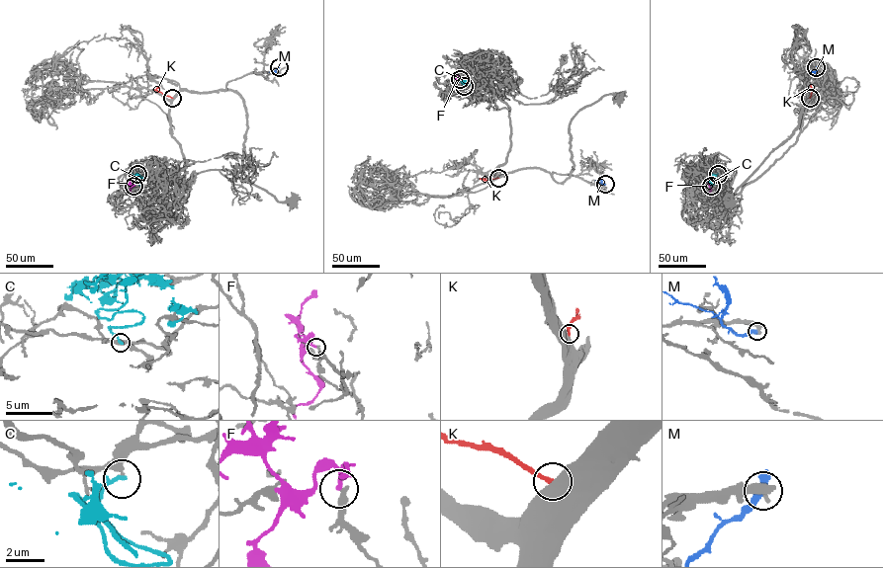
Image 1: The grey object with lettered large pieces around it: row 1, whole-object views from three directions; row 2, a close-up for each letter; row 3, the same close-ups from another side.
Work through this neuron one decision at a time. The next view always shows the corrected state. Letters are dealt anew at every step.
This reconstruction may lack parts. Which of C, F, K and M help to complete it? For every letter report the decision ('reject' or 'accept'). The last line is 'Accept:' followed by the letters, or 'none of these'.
C: reject
F: reject
K: reject
M: reject
Accept: none of these

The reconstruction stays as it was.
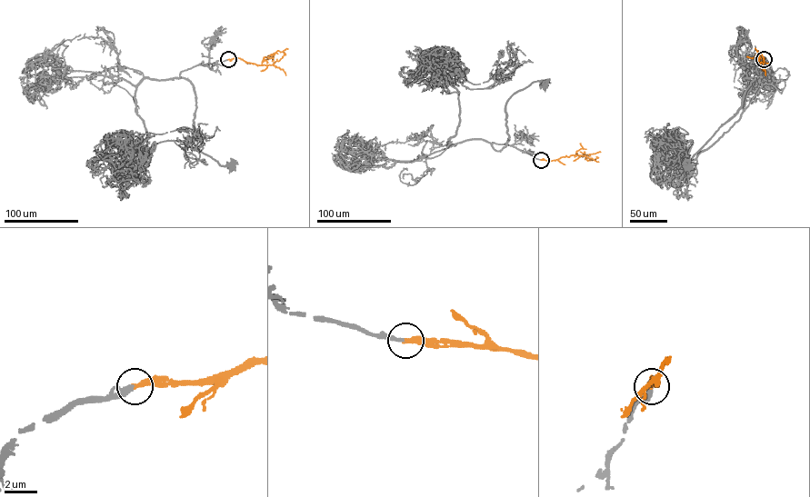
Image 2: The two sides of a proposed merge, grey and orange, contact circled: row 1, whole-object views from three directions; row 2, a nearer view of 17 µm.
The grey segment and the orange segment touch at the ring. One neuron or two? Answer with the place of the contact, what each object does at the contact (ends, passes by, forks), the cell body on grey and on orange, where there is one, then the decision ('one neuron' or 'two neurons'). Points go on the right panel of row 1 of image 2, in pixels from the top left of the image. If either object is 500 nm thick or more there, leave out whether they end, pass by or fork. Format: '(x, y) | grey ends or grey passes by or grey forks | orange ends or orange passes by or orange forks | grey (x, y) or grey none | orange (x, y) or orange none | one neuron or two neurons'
(764, 59) | grey ends | orange ends | grey (686, 165) | orange none | one neuron

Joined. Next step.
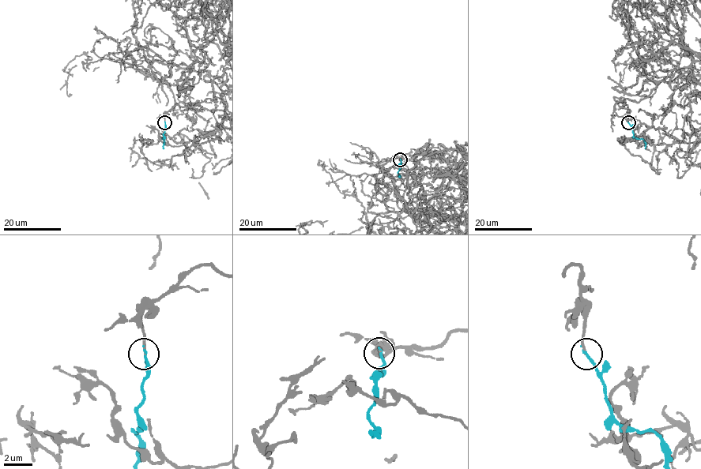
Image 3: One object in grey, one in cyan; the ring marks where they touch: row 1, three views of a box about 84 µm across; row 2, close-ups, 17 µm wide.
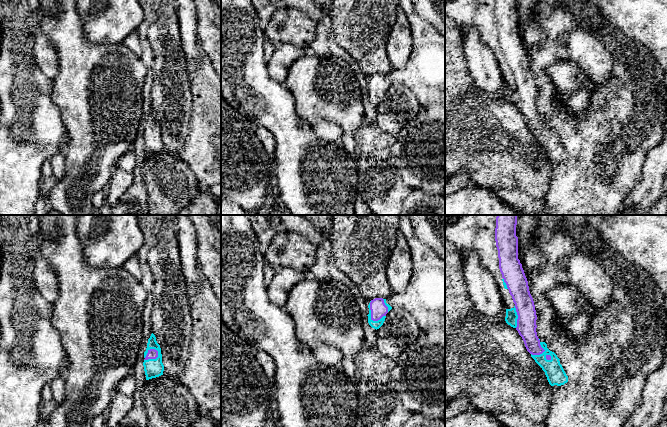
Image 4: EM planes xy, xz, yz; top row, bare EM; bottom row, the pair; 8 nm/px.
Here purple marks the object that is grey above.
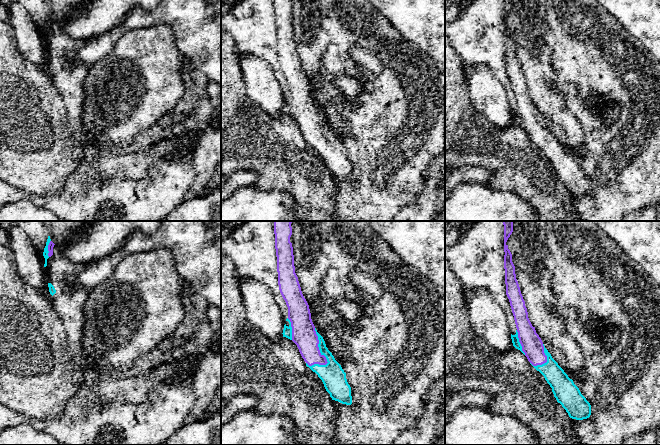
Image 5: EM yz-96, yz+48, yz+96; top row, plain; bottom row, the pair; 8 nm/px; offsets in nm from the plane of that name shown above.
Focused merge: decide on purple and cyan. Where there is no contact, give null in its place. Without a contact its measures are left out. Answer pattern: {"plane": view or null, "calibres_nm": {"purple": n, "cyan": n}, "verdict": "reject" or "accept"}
{"plane": "xy", "calibres_nm": {"purple": 80, "cyan": 150}, "verdict": "accept"}

